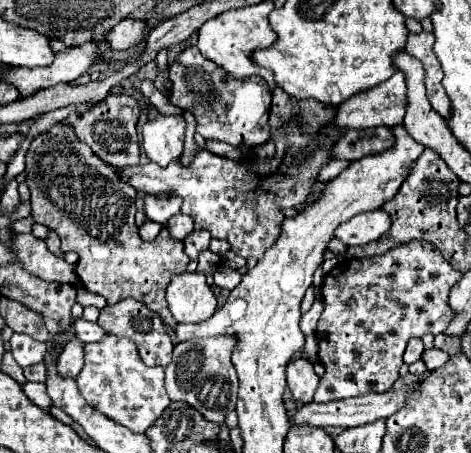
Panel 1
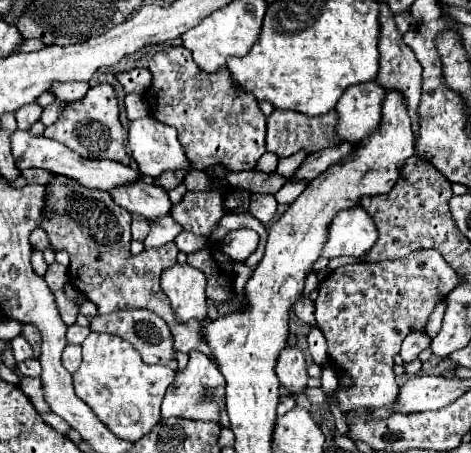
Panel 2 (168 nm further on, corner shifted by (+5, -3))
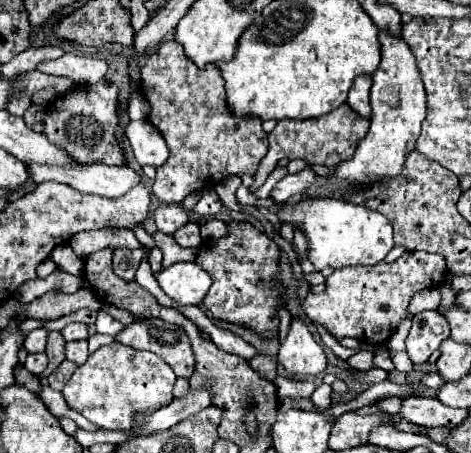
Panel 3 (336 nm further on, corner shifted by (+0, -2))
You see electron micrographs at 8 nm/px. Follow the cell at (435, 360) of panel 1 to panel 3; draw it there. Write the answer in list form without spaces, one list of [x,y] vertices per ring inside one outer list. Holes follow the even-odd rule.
[[[391,352],[391,360],[399,372],[411,372],[413,370],[413,362],[409,360],[407,352],[395,352],[395,354]]]

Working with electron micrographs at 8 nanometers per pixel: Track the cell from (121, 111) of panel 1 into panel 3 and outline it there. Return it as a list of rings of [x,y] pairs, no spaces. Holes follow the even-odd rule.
[[[99,80],[97,84],[79,86],[67,94],[61,94],[45,114],[45,130],[43,134],[63,150],[67,150],[77,162],[93,164],[125,164],[123,148],[115,138],[117,130],[117,86],[109,80]]]

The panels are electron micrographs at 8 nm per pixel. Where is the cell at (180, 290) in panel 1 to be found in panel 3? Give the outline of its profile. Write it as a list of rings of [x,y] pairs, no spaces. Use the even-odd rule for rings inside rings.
[[[177,262],[157,276],[163,292],[183,306],[197,306],[211,288],[211,276],[195,262]]]

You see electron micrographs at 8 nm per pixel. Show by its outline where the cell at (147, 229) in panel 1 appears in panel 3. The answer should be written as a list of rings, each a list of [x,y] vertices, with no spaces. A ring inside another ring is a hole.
[[[115,250],[113,254],[113,270],[117,276],[121,276],[123,280],[135,280],[135,270],[139,266],[139,262],[143,260],[145,250]]]

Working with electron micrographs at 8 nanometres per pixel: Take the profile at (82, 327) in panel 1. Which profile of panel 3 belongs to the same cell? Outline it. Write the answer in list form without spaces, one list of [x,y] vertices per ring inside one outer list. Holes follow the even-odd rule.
[[[69,324],[61,330],[63,338],[69,342],[69,340],[87,340],[87,326],[85,324]]]

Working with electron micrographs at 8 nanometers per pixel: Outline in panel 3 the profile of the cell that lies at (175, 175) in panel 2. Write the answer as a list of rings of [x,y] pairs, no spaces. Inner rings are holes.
[[[169,40],[159,46],[155,54],[147,58],[147,62],[141,68],[141,88],[145,98],[151,104],[149,122],[153,122],[163,138],[167,140],[167,146],[171,150],[171,158],[157,168],[157,178],[153,182],[153,194],[163,204],[181,204],[181,200],[191,192],[205,190],[203,184],[217,184],[227,176],[253,176],[259,162],[263,160],[263,154],[267,154],[267,132],[261,126],[261,118],[255,116],[237,116],[231,114],[231,108],[227,106],[227,94],[225,94],[225,82],[219,74],[219,68],[215,64],[197,68],[185,54],[183,46],[179,42]]]

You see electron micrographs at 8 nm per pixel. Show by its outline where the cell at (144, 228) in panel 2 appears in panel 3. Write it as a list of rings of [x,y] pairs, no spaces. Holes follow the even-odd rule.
[[[155,232],[153,234],[153,240],[161,248],[163,254],[162,266],[164,268],[177,262],[194,261],[195,256],[197,256],[197,250],[193,250],[193,248],[189,248],[189,250],[187,248],[181,248],[173,240],[173,236],[165,236],[163,232]]]

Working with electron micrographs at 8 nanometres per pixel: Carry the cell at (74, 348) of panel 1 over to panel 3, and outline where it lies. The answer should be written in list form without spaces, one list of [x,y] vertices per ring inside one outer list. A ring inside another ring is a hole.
[[[87,340],[67,342],[67,346],[65,346],[65,354],[67,354],[67,360],[75,362],[77,366],[81,366],[81,364],[87,360],[87,356],[89,356],[89,352],[87,352]]]

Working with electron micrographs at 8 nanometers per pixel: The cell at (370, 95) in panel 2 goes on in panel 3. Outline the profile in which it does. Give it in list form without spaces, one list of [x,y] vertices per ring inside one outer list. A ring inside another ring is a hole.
[[[359,76],[355,78],[349,98],[347,98],[347,104],[351,106],[351,110],[363,118],[371,118],[369,92],[371,92],[371,76]]]

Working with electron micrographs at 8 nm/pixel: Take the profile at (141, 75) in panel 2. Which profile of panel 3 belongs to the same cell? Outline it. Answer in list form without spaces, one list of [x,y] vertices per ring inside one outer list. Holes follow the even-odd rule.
[[[65,54],[59,60],[47,60],[37,66],[39,72],[45,74],[57,74],[57,76],[67,76],[75,80],[77,84],[95,84],[99,82],[107,70],[109,64],[99,58],[91,56],[77,56],[77,54]]]

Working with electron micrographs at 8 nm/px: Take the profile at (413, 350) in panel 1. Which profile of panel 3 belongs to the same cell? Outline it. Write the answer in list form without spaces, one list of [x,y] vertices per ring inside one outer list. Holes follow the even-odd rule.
[[[419,312],[413,316],[413,326],[407,336],[407,354],[413,364],[423,364],[449,336],[449,324],[439,312]]]

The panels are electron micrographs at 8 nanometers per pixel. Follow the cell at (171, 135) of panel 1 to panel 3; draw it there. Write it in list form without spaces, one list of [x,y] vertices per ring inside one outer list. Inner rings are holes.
[[[137,120],[137,122],[129,122],[127,130],[125,130],[133,154],[137,158],[137,162],[141,166],[163,166],[163,162],[167,162],[169,158],[169,148],[165,146],[165,138],[163,134],[159,134],[159,130],[155,130],[155,126],[151,126],[149,120]]]

